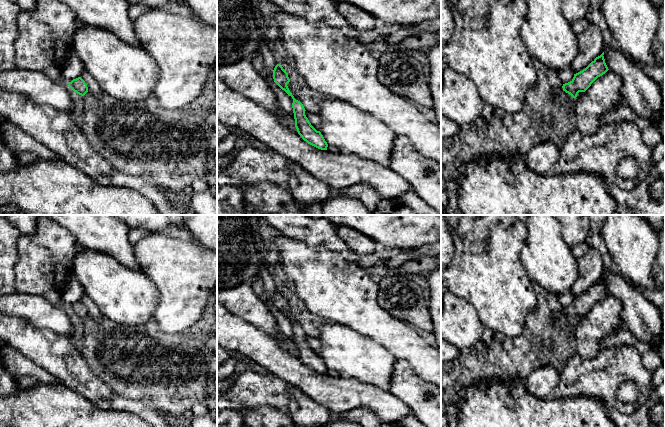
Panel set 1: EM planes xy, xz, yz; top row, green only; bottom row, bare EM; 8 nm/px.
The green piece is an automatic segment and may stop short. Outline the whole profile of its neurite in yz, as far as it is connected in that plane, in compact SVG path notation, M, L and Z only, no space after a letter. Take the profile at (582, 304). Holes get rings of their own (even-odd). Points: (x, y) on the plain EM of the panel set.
M604 276L596 281L585 293L574 298L573 303L563 308L563 315L576 322L579 316L585 316L591 308L609 293L605 287Z

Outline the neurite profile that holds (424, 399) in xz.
M396 360L389 391L402 400L425 427L441 427L441 389L424 382L406 360Z

